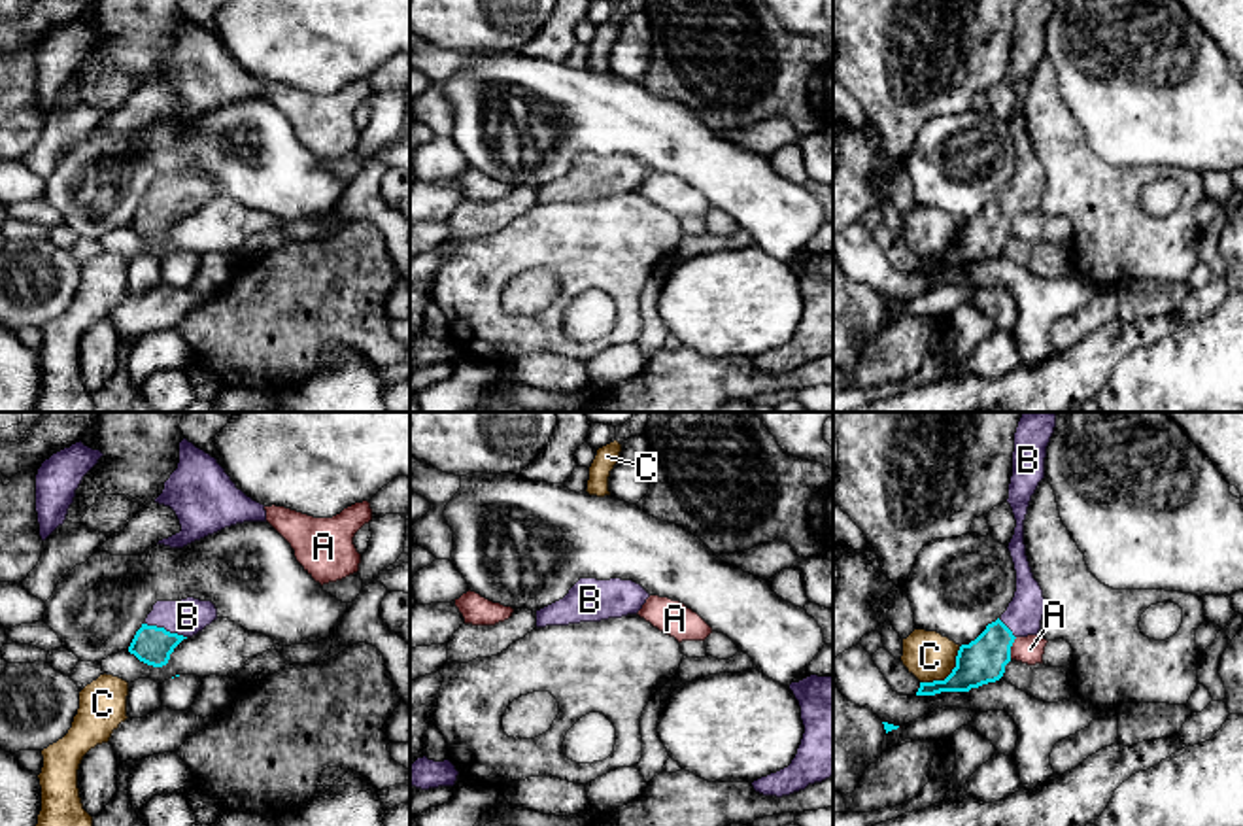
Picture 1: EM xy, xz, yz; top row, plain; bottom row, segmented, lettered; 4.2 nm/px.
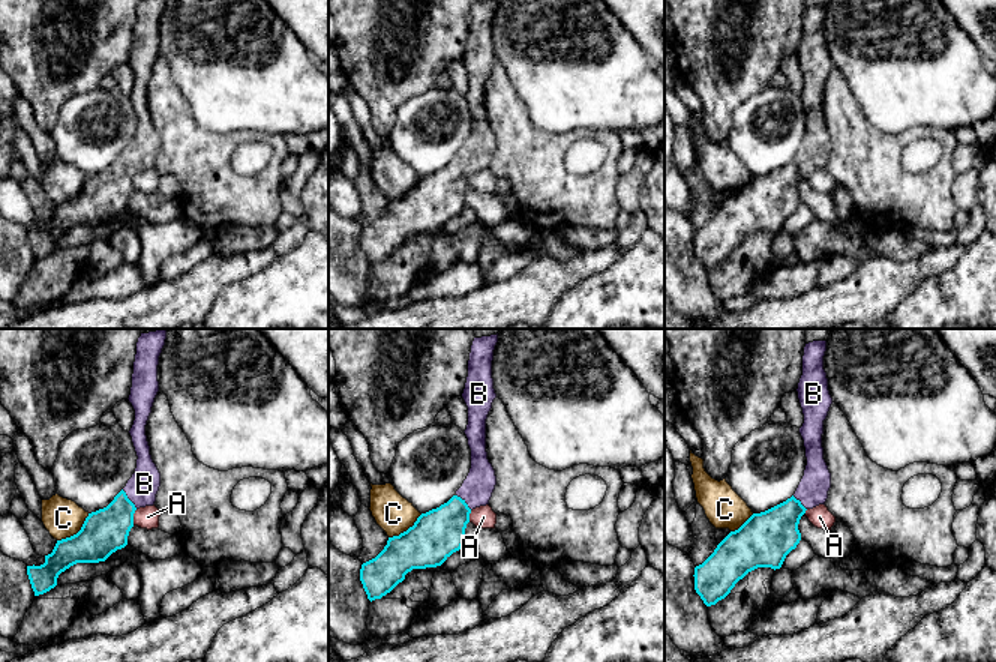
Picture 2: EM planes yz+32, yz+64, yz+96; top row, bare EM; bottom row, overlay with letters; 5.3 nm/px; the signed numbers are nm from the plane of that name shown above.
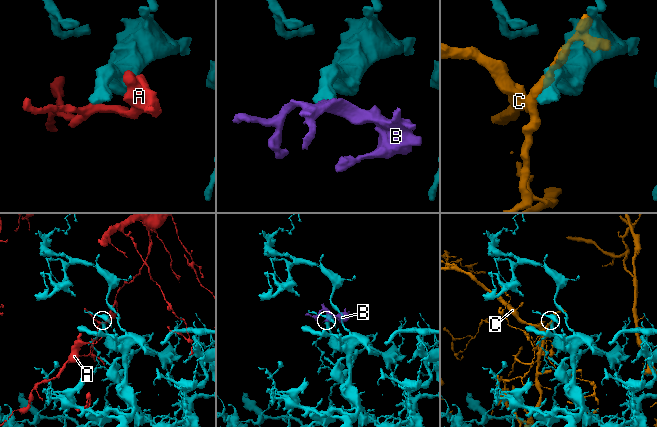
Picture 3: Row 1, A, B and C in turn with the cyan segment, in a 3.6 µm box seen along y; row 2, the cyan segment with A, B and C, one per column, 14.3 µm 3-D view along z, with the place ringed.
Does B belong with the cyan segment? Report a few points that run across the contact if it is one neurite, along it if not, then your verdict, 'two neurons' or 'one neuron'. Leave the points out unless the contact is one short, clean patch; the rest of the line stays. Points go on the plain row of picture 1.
xy (152, 222), (163, 205), (172, 197), (187, 193) | one neuron

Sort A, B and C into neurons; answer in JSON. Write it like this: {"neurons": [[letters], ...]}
{"neurons": [["A"], ["B"], ["C"]]}

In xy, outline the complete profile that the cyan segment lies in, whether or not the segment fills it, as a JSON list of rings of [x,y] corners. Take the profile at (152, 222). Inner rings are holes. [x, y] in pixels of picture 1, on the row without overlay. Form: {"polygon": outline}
{"polygon": [[[187,174],[181,178],[157,178],[142,204],[136,208],[128,229],[140,238],[162,244],[174,225],[217,197],[212,178]]]}

